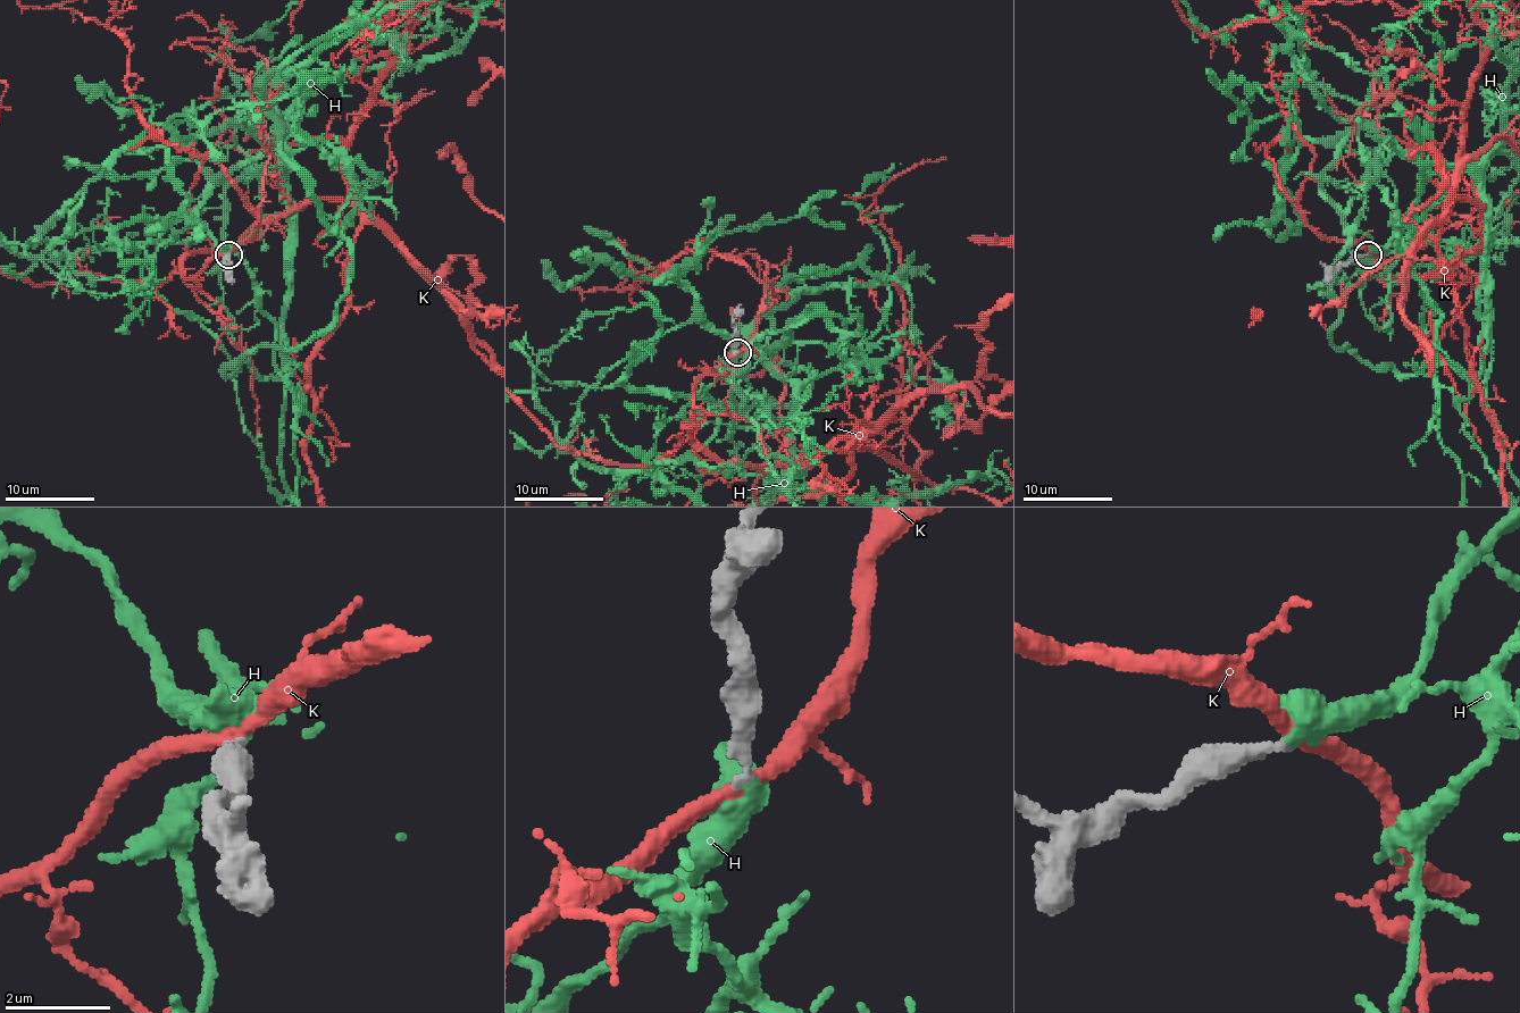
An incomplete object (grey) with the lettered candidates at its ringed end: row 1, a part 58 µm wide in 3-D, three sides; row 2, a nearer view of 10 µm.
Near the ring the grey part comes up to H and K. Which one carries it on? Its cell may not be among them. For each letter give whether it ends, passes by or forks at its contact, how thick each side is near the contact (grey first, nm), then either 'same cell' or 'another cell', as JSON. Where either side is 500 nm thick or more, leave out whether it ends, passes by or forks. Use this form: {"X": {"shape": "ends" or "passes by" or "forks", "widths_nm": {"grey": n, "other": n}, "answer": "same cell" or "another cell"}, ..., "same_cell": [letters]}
{"H": {"shape": "passes by", "widths_nm": {"grey": 280, "other": 440}, "answer": "same cell"}, "K": {"shape": "passes by", "widths_nm": {"grey": 280, "other": 280}, "answer": "another cell"}, "same_cell": ["H"]}

